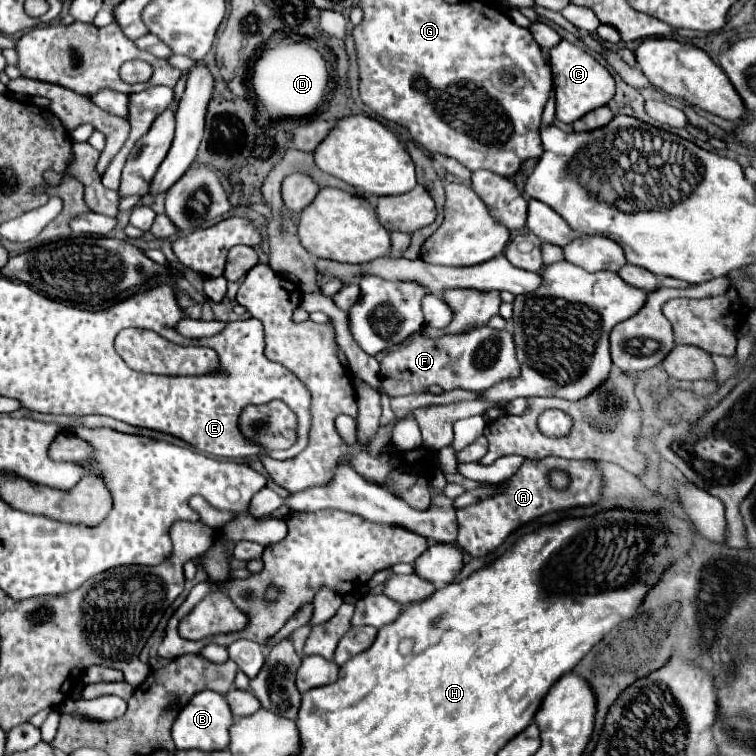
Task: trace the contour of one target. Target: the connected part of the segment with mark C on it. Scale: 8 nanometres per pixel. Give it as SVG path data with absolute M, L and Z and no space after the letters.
M562 40L560 44L548 50L548 56L550 56L550 66L552 66L552 76L554 76L558 120L572 124L574 120L582 118L586 112L610 102L610 98L614 96L614 78L600 62L596 62L582 48L570 44L568 40Z

